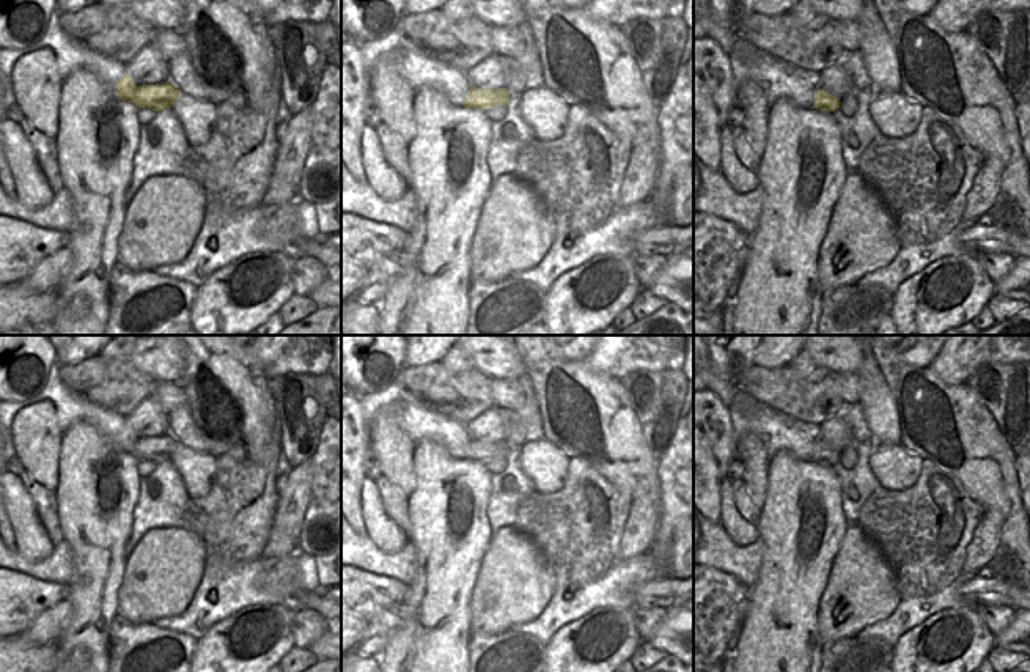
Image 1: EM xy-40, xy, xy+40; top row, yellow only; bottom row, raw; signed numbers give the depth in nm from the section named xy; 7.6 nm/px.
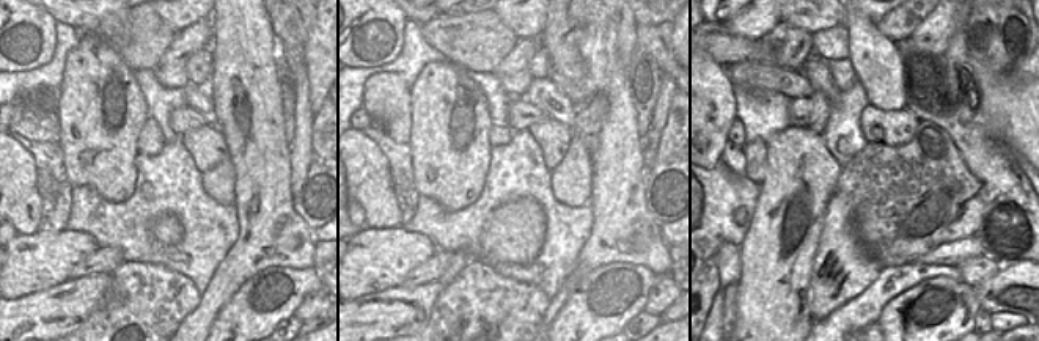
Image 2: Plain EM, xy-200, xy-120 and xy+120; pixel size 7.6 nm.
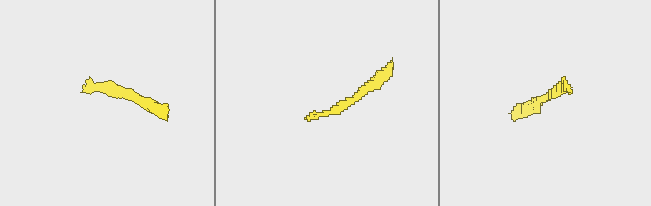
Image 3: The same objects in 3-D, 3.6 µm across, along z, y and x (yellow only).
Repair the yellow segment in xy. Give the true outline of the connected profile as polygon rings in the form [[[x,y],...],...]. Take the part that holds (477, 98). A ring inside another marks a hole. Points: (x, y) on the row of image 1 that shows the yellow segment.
[[[470,83],[470,91],[464,99],[464,107],[487,109],[497,104],[508,104],[509,91],[506,88],[481,90]]]

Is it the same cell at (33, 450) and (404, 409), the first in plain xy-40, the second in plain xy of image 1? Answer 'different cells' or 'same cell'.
different cells

